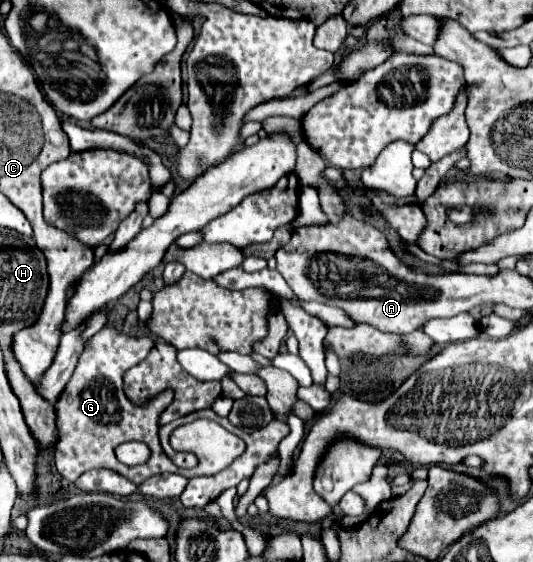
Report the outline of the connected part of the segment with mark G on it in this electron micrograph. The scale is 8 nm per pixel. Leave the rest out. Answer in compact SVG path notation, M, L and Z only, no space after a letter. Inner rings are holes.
M104 326L98 334L94 334L86 342L84 352L78 358L78 366L70 382L62 390L58 402L54 404L56 416L58 416L56 468L66 480L76 482L76 478L82 472L92 470L92 468L116 470L124 474L126 478L130 478L134 484L144 482L152 474L162 474L162 472L180 472L182 476L192 478L200 474L216 474L244 452L244 442L216 422L216 444L206 444L204 468L184 470L172 464L172 460L164 454L160 440L158 440L158 416L172 402L172 396L174 396L172 390L164 390L158 396L154 396L150 402L136 406L124 394L124 384L122 384L126 370L140 364L152 346L154 346L152 338L130 338L112 326ZM128 440L144 442L150 448L152 454L148 462L140 466L124 466L118 462L114 448Z

